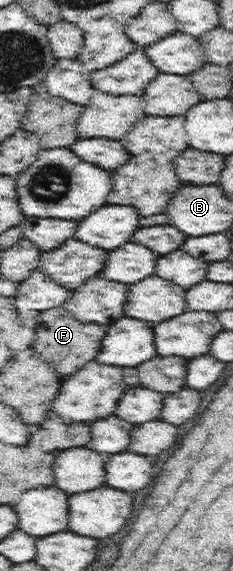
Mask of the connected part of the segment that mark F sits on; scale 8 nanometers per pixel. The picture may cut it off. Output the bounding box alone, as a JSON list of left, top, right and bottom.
[34,306,109,377]

